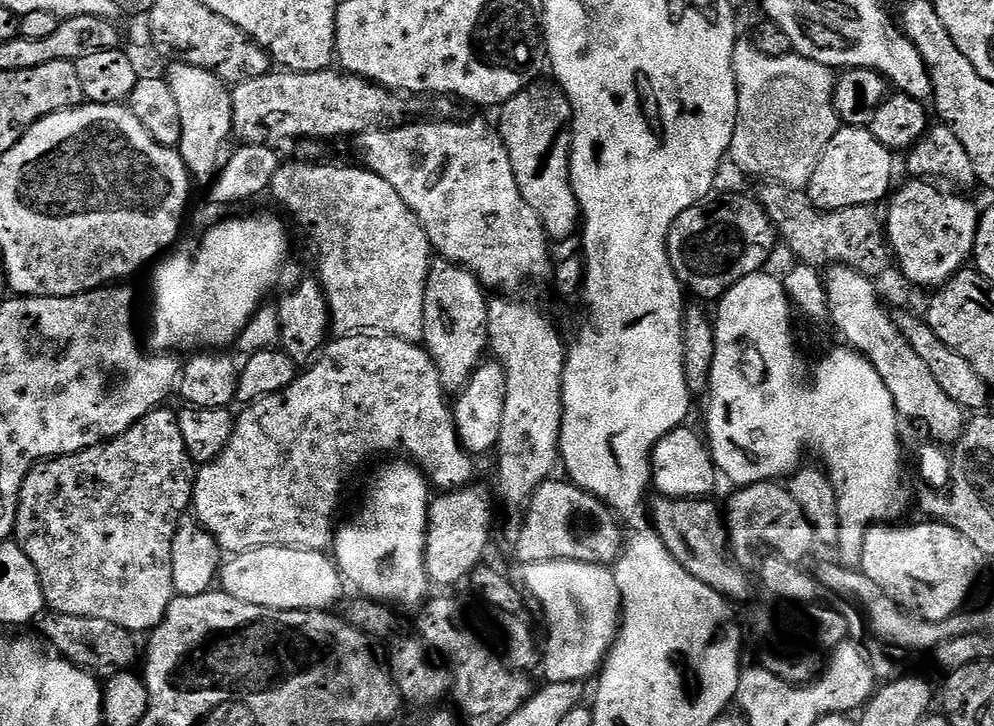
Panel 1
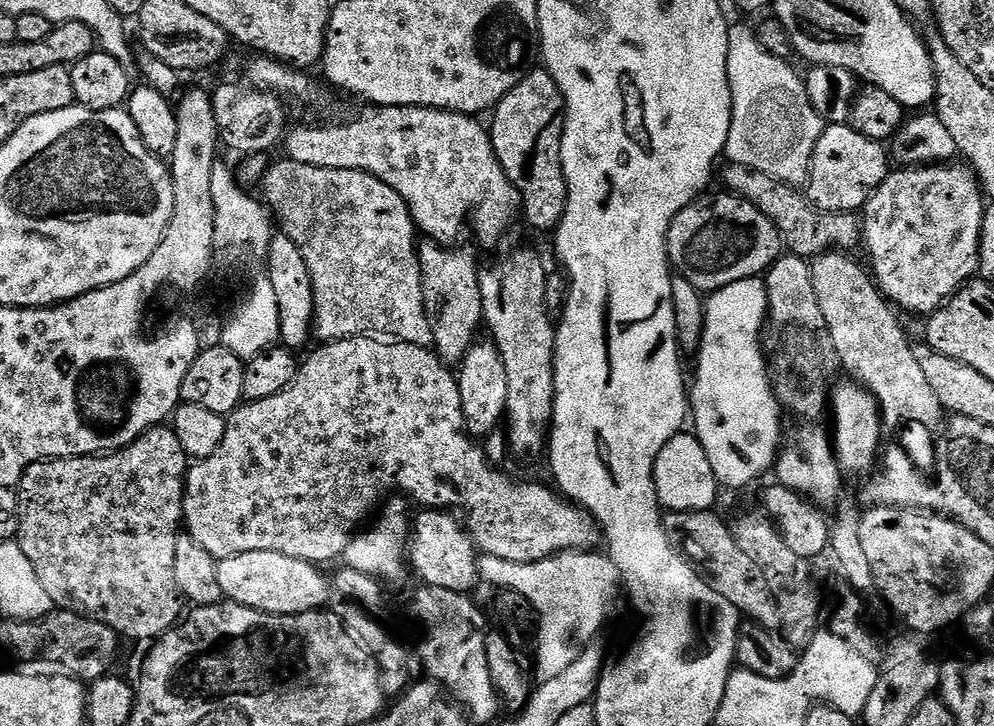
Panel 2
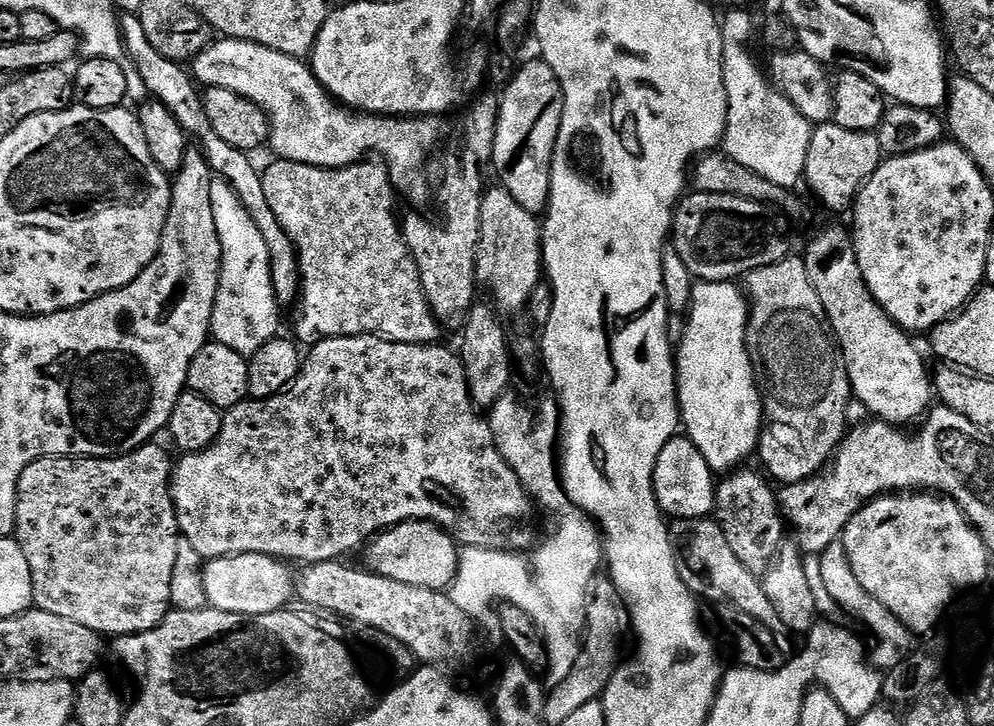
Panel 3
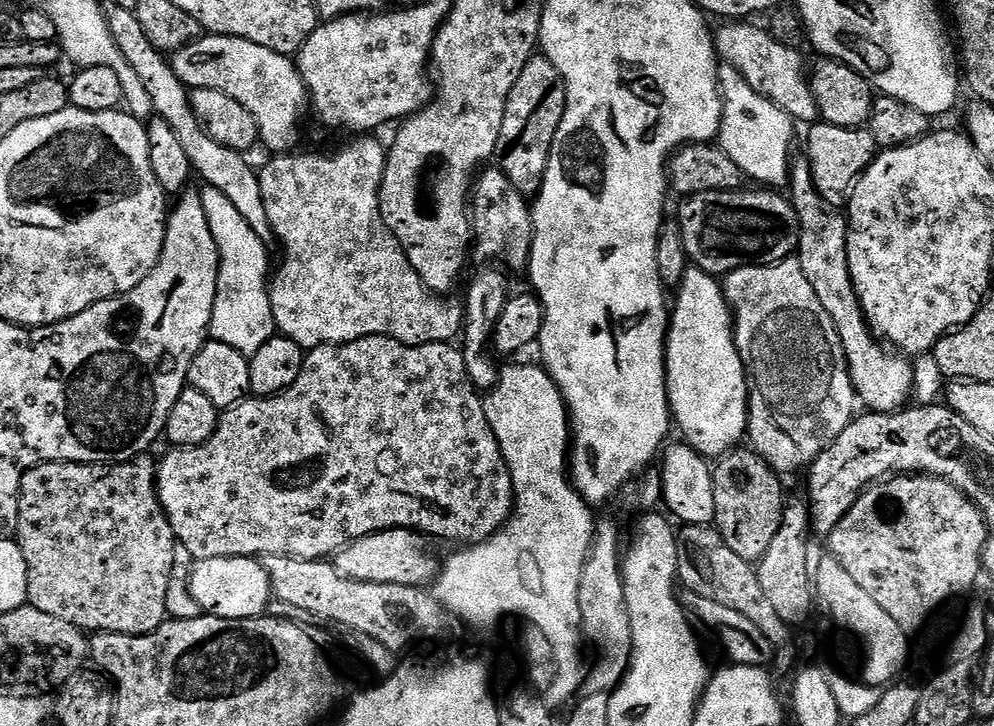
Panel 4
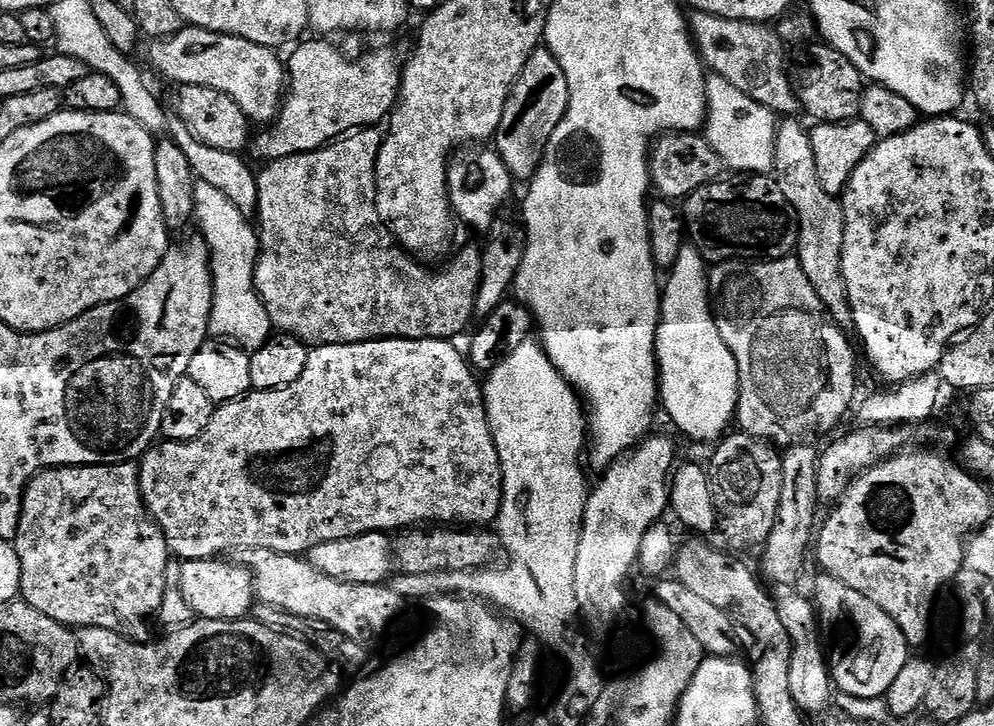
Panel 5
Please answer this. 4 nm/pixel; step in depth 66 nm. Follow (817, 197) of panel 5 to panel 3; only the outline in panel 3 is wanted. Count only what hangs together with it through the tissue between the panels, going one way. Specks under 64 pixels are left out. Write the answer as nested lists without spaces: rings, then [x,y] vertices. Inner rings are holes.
[[[822,229],[809,242],[802,259],[840,344],[853,397],[861,400],[875,419],[885,420],[887,424],[908,426],[915,416],[923,417],[934,400],[930,370],[928,372],[926,362],[918,358],[913,349],[912,336],[898,327],[870,294],[856,261],[849,229]]]

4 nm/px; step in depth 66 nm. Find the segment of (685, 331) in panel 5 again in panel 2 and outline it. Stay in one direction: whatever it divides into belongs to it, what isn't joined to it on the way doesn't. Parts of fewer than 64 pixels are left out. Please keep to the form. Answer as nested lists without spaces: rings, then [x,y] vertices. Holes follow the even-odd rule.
[[[760,278],[734,282],[722,290],[711,293],[707,297],[704,310],[706,322],[702,330],[702,342],[700,351],[694,356],[696,381],[693,384],[691,381],[690,384],[690,412],[694,417],[694,424],[696,420],[694,434],[702,442],[706,458],[710,458],[710,466],[719,469],[722,464],[720,452],[724,452],[723,487],[744,488],[747,484],[754,483],[759,476],[764,476],[767,472],[769,475],[773,471],[776,453],[780,451],[782,443],[782,405],[770,391],[773,383],[769,369],[760,368],[762,333],[765,331],[768,318],[768,285]]]

